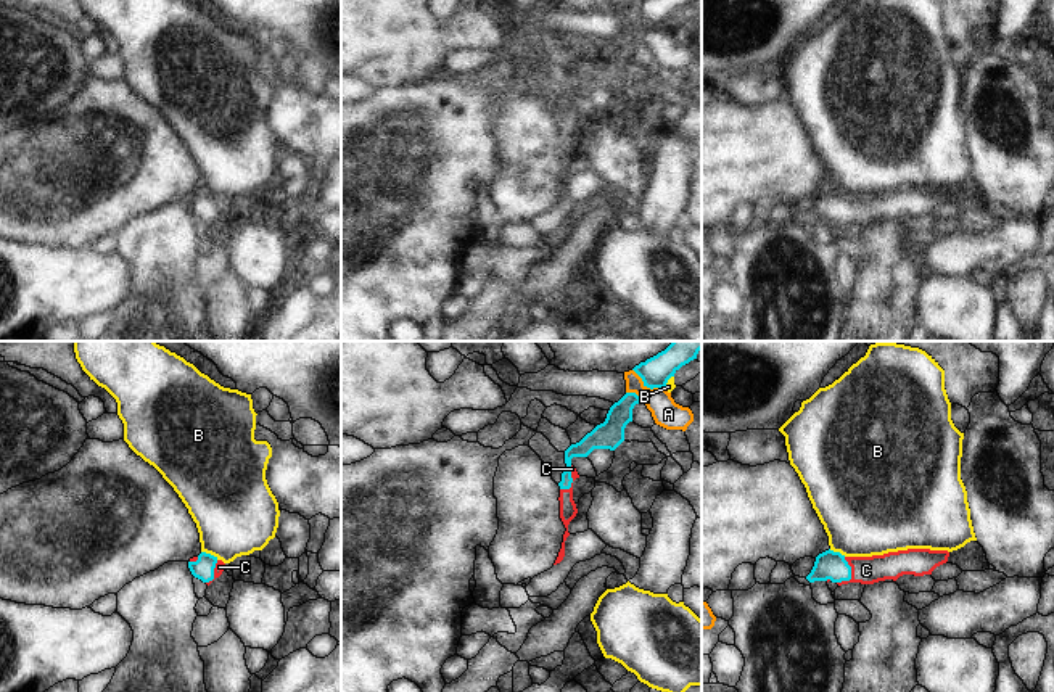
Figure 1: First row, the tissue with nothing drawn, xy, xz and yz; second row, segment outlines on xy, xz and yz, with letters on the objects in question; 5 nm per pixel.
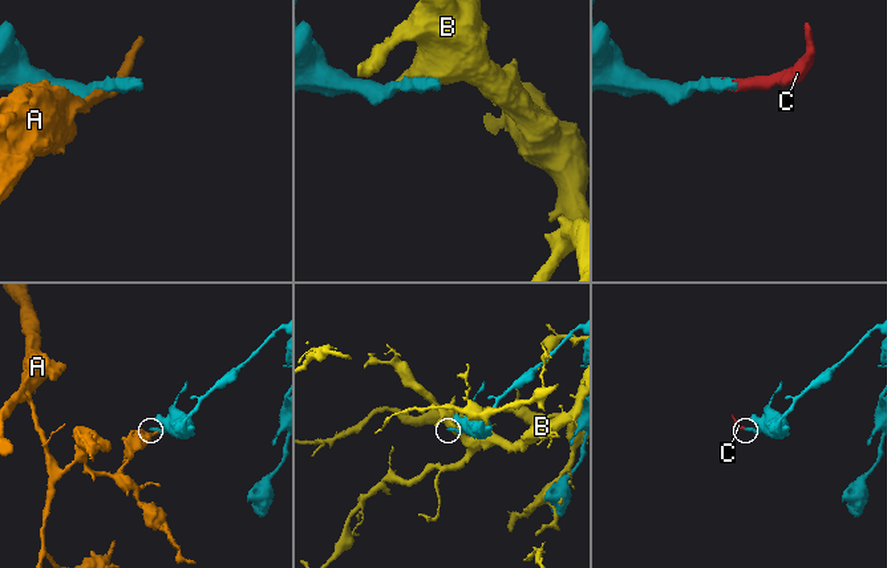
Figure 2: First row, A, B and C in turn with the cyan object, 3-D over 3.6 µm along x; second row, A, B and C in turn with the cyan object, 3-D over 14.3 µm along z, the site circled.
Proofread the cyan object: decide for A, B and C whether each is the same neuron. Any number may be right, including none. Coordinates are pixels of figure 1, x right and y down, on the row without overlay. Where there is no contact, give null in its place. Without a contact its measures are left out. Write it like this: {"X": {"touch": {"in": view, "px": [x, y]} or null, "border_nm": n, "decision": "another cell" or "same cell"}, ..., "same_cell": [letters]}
{"A": {"touch": {"in": "xz", "px": [647, 26]}, "border_nm": 190, "decision": "another cell"}, "B": {"touch": {"in": "xy", "px": [209, 193]}, "border_nm": 100, "decision": "another cell"}, "C": {"touch": {"in": "yz", "px": [850, 214]}, "border_nm": 140, "decision": "same cell"}, "same_cell": ["C"]}

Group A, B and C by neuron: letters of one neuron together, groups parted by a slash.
A / B / C

